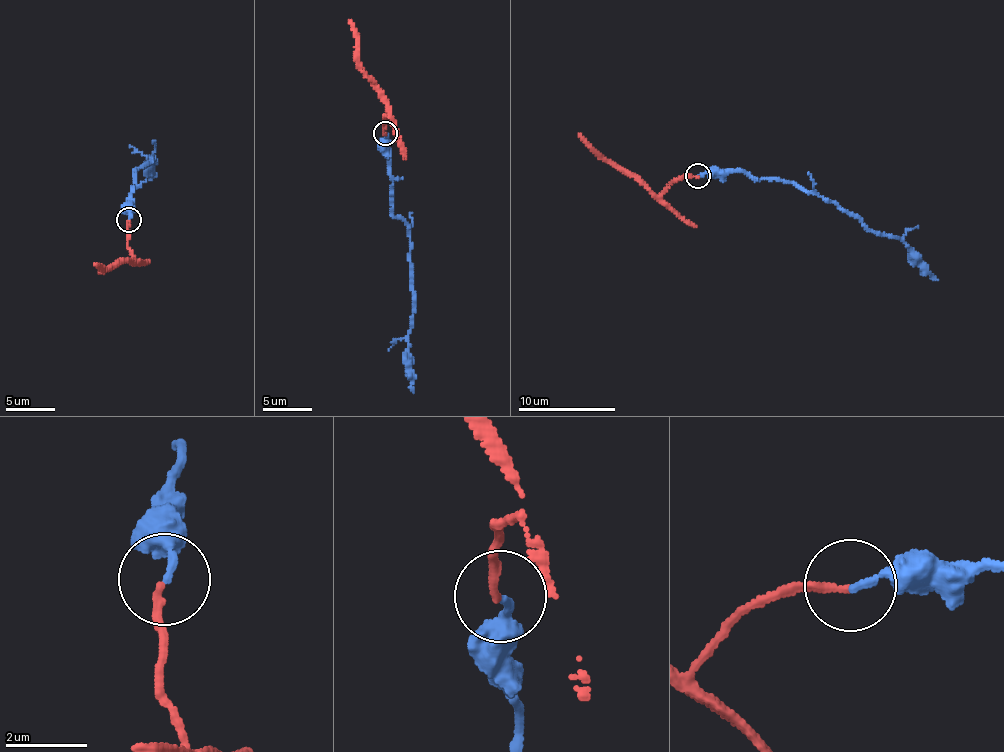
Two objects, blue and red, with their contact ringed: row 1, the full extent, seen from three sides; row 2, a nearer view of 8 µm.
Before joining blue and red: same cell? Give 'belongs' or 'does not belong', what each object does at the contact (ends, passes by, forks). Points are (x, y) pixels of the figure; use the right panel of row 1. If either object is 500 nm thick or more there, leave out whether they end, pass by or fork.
belongs | blue ends | red ends

